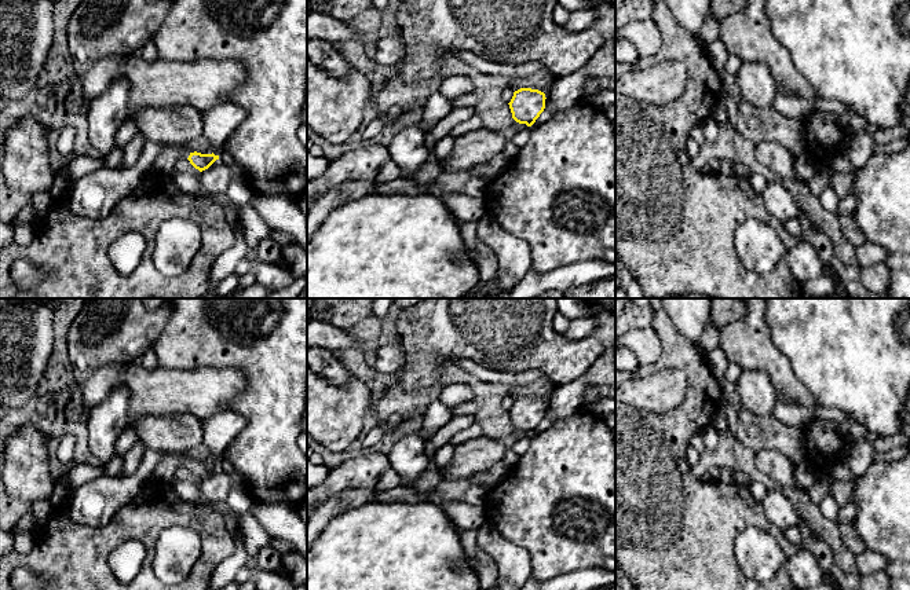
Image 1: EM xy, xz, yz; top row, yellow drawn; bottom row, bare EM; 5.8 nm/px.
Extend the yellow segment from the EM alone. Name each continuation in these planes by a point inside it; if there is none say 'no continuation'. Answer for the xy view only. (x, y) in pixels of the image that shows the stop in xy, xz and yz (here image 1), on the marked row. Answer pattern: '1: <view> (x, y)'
1: xy (168, 157)

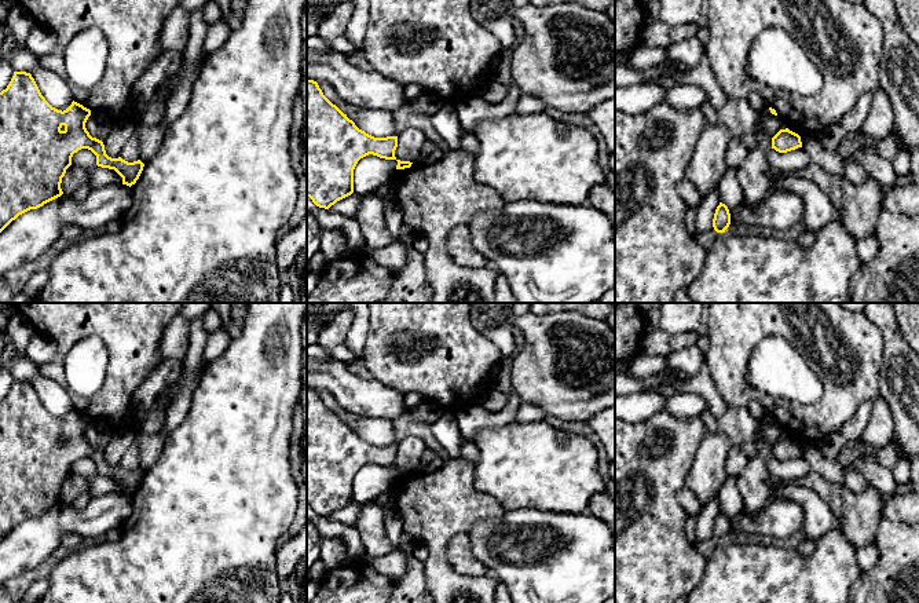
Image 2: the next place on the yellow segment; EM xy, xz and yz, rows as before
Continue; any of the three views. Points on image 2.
no continuation

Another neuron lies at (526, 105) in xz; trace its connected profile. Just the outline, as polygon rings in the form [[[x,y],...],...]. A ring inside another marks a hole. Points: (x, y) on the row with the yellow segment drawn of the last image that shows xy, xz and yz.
[[[521,94],[516,105],[516,112],[523,116],[541,113],[545,109],[546,105],[541,98],[527,94]]]

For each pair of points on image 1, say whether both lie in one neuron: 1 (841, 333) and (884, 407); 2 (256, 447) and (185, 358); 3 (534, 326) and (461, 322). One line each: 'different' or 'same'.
1: same
2: same
3: same

